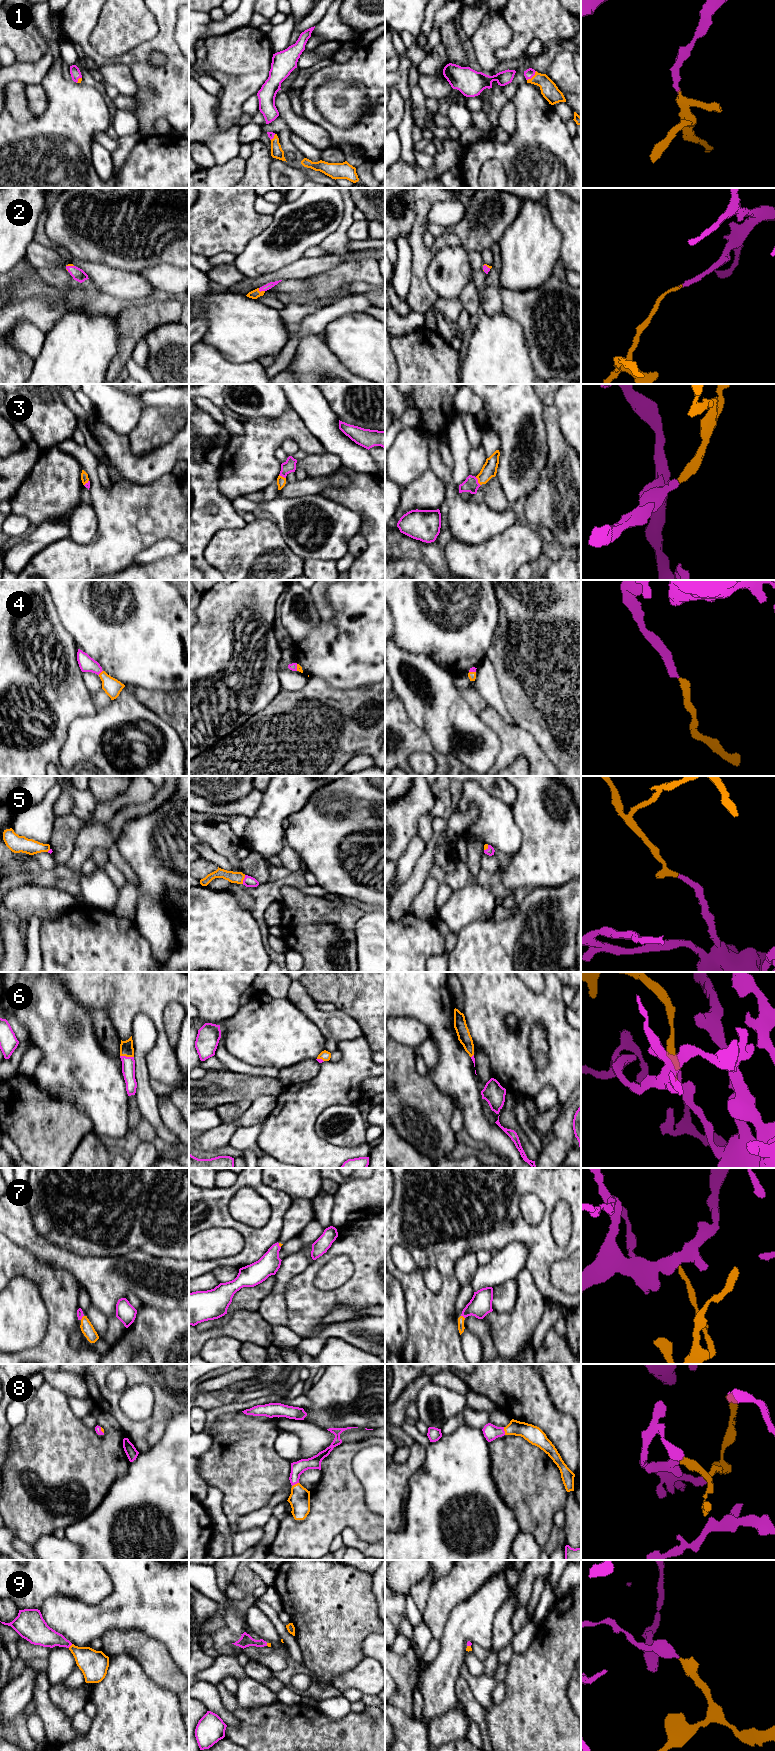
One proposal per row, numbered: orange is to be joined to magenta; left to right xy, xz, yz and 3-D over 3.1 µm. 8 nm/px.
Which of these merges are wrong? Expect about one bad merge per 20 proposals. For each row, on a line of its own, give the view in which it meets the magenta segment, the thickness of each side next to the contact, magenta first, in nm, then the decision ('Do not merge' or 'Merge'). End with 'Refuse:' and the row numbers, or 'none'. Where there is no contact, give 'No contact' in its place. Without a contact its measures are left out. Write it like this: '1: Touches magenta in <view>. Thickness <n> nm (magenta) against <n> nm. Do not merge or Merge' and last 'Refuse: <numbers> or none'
1: Touches magenta in yz. Thickness 80 nm (magenta) against 140 nm. Merge
2: Touches magenta in xz. Thickness 50 nm (magenta) against 70 nm. Merge
3: Touches magenta in yz. Thickness 120 nm (magenta) against 120 nm. Merge
4: Touches magenta in xy. Thickness 130 nm (magenta) against 140 nm. Merge
5: Touches magenta in xz. Thickness 90 nm (magenta) against 100 nm. Merge
6: Touches magenta in xy. Thickness 110 nm (magenta) against 110 nm. Merge
7: Touches magenta in xy. Thickness 50 nm (magenta) against 100 nm. Merge
8: Touches magenta in yz. Thickness 120 nm (magenta) against 140 nm. Merge
9: Touches magenta in xy. Thickness 180 nm (magenta) against 220 nm. Merge
Refuse: none

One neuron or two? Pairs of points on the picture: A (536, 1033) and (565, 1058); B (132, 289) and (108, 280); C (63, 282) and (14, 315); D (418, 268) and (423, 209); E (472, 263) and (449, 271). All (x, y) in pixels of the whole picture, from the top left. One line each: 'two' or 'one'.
A: two
B: one
C: two
D: one
E: one

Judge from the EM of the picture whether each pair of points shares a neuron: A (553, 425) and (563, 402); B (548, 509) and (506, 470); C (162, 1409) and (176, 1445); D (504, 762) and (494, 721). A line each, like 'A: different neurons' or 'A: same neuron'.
A: different neurons
B: different neurons
C: different neurons
D: same neuron

